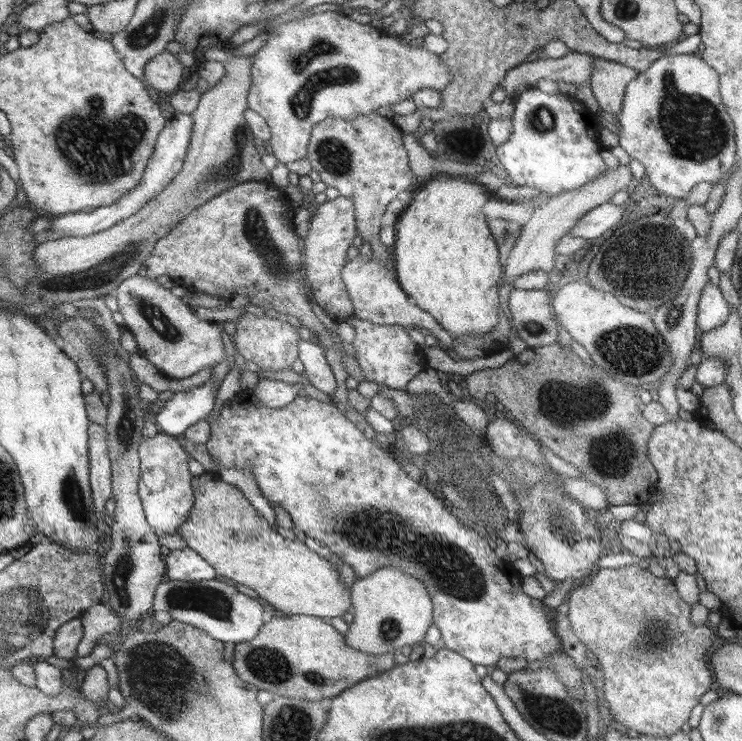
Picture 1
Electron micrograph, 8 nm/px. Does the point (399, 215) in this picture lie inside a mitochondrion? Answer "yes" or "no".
no

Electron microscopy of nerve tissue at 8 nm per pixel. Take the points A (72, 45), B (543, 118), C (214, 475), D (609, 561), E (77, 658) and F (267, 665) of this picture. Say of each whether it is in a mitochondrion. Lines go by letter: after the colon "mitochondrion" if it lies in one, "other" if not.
A: other
B: mitochondrion
C: other
D: other
E: other
F: mitochondrion

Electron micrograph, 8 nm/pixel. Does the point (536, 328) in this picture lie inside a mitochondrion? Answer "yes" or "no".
yes

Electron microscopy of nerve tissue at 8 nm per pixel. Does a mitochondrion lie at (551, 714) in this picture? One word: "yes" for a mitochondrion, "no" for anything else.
yes

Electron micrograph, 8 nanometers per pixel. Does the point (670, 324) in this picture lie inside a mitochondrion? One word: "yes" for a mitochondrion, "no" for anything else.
yes

